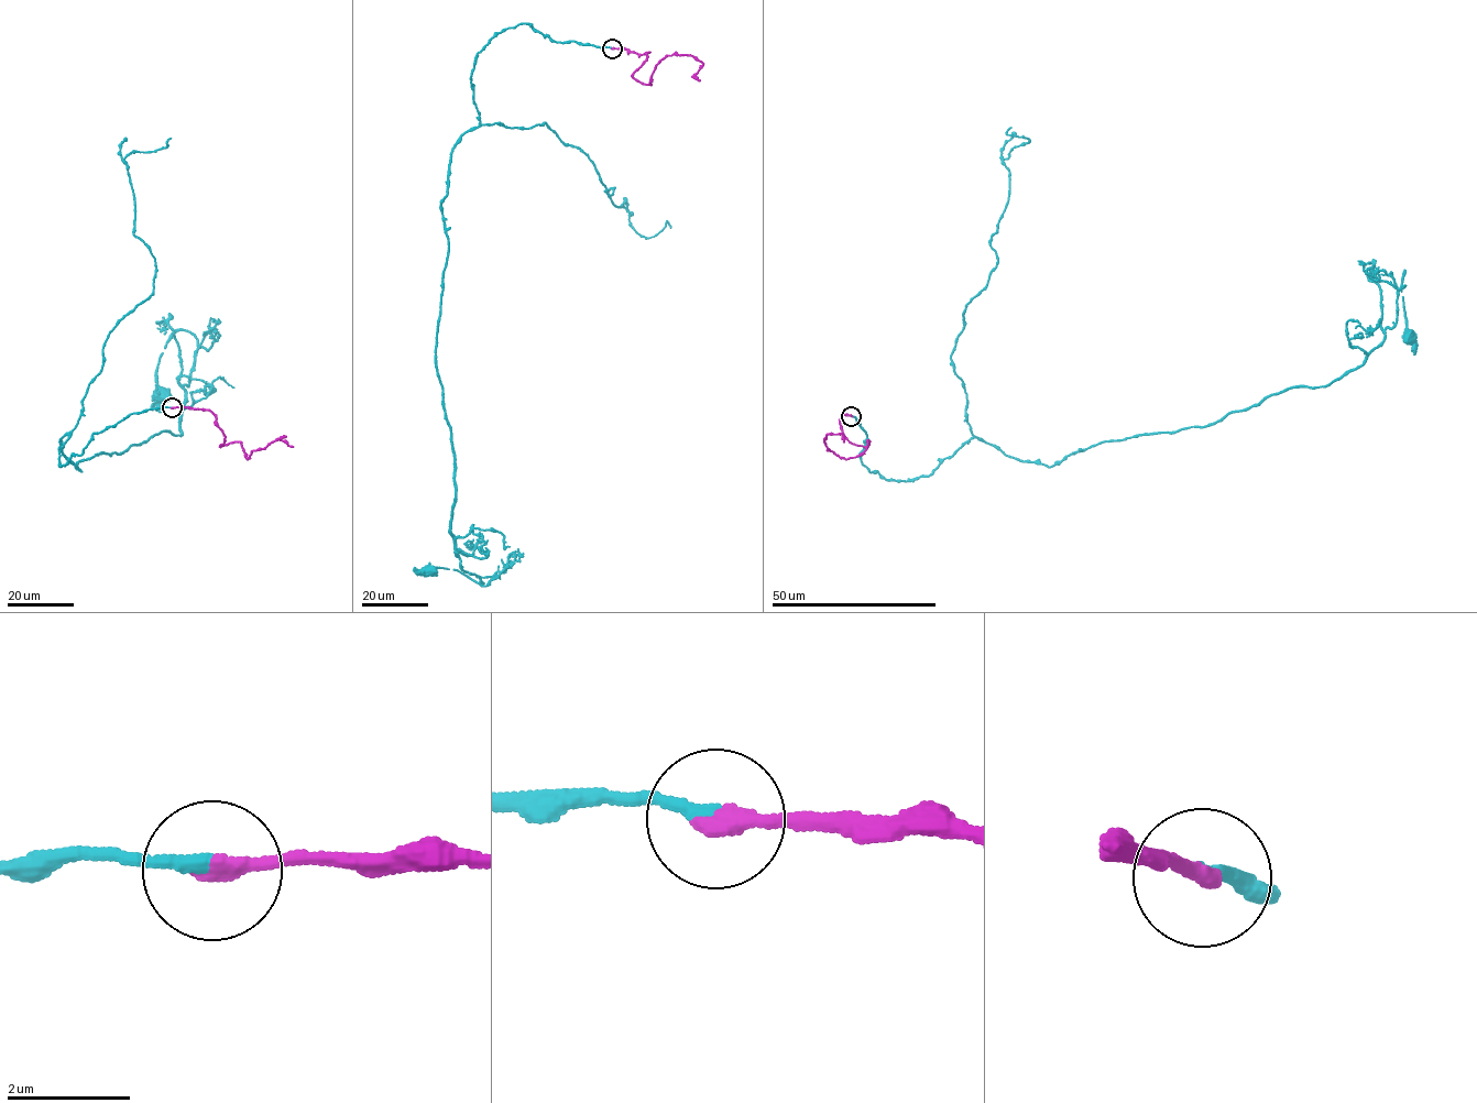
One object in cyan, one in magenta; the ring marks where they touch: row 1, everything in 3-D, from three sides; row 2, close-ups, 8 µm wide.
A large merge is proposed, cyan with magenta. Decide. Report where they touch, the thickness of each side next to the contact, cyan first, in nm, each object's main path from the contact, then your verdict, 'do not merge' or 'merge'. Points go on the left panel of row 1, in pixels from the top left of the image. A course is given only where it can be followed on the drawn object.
place (172, 407); calibres 240 and 320 nm; course cyan (172, 407), (130, 414), (59, 465), (70, 432), (80, 471), (182, 436), (187, 331), (160, 358), (161, 394); course magenta (172, 407), (208, 408), (225, 438), (220, 446), (239, 441), (247, 458), (283, 437), (281, 440), (293, 447); merge

